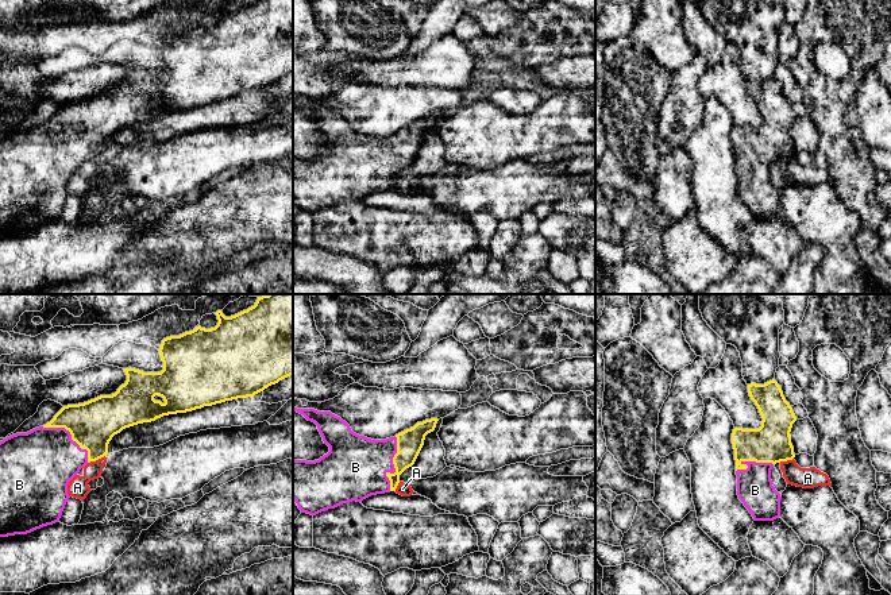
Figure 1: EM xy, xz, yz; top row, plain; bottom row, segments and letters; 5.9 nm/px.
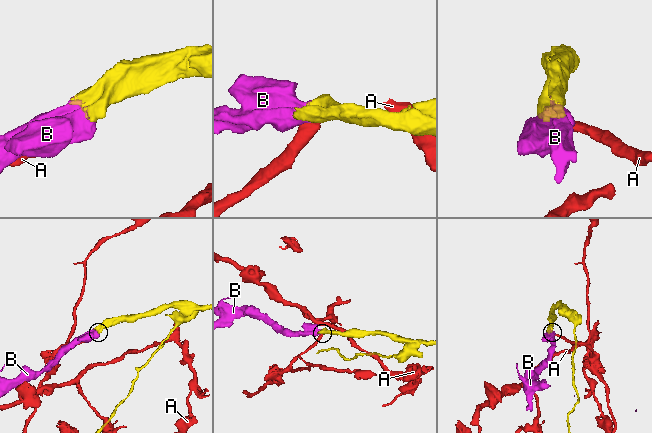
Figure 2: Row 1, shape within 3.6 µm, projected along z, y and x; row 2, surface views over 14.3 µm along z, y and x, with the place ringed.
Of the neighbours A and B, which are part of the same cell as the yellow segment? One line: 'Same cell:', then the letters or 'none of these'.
Same cell: B

